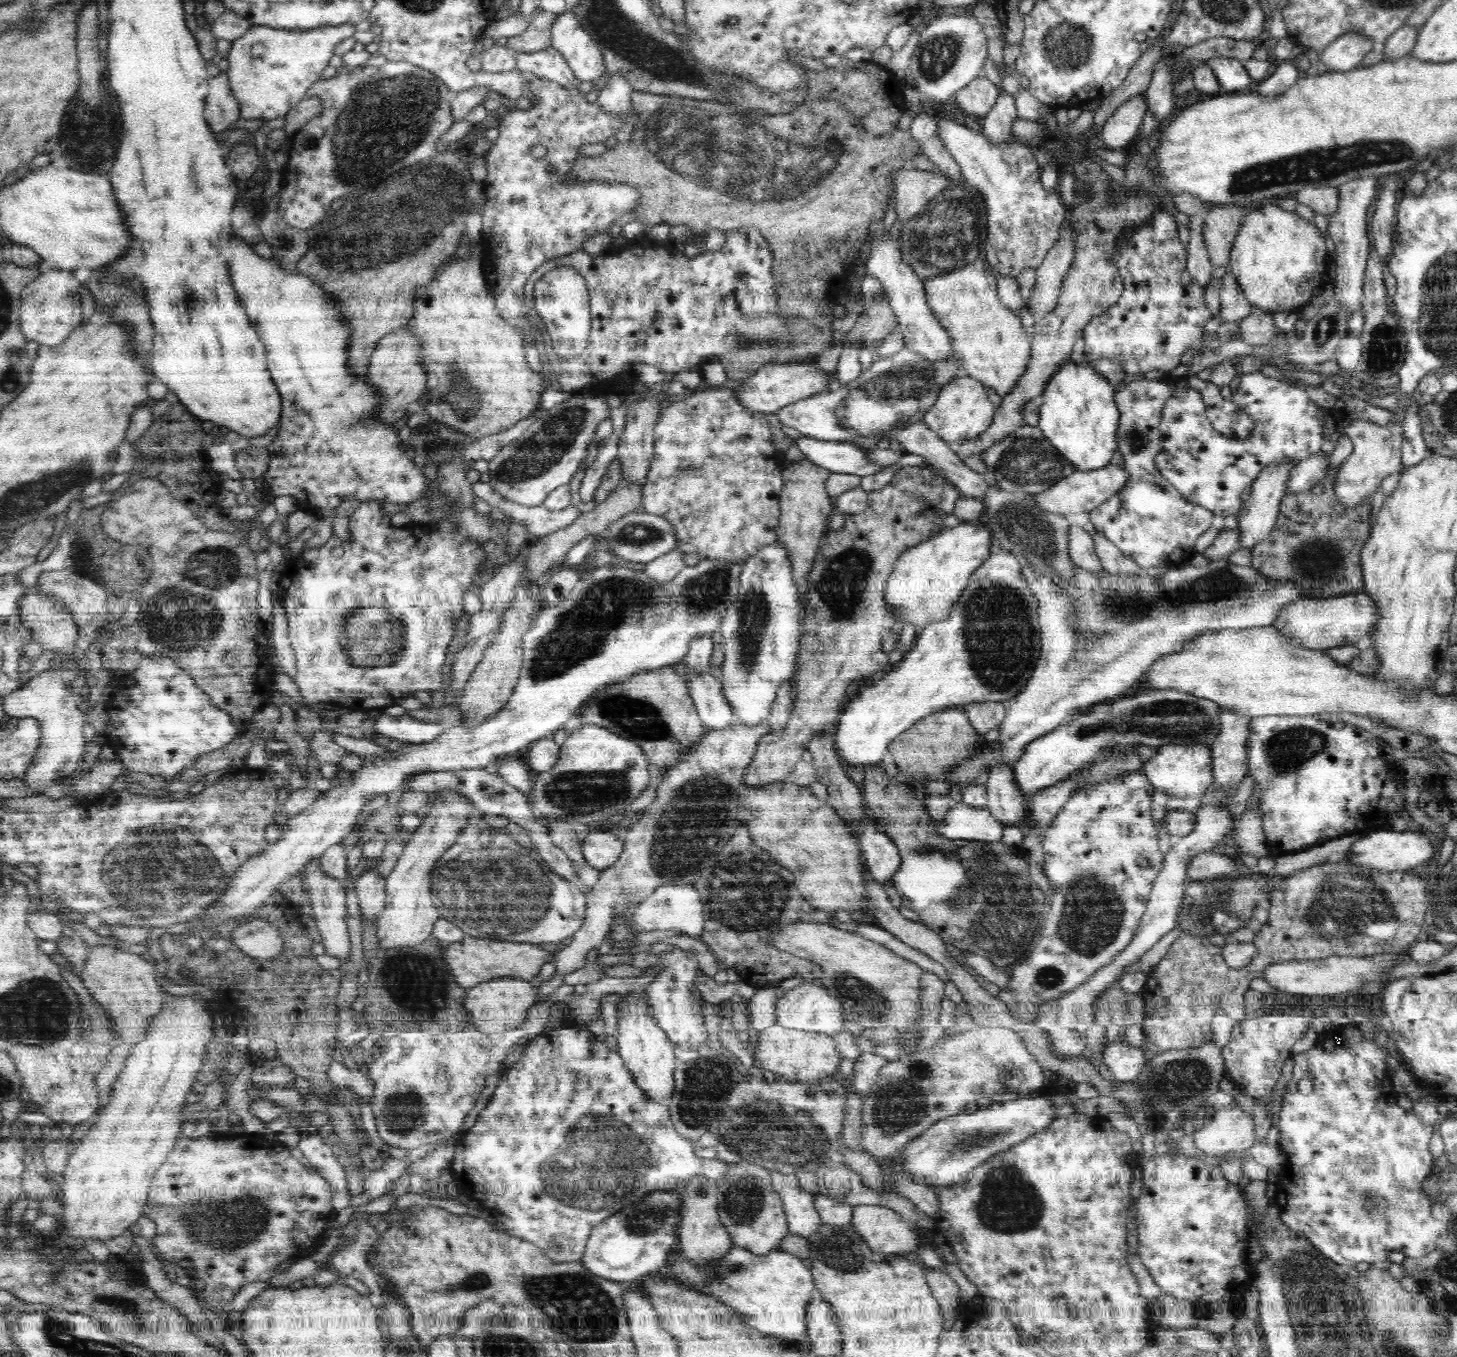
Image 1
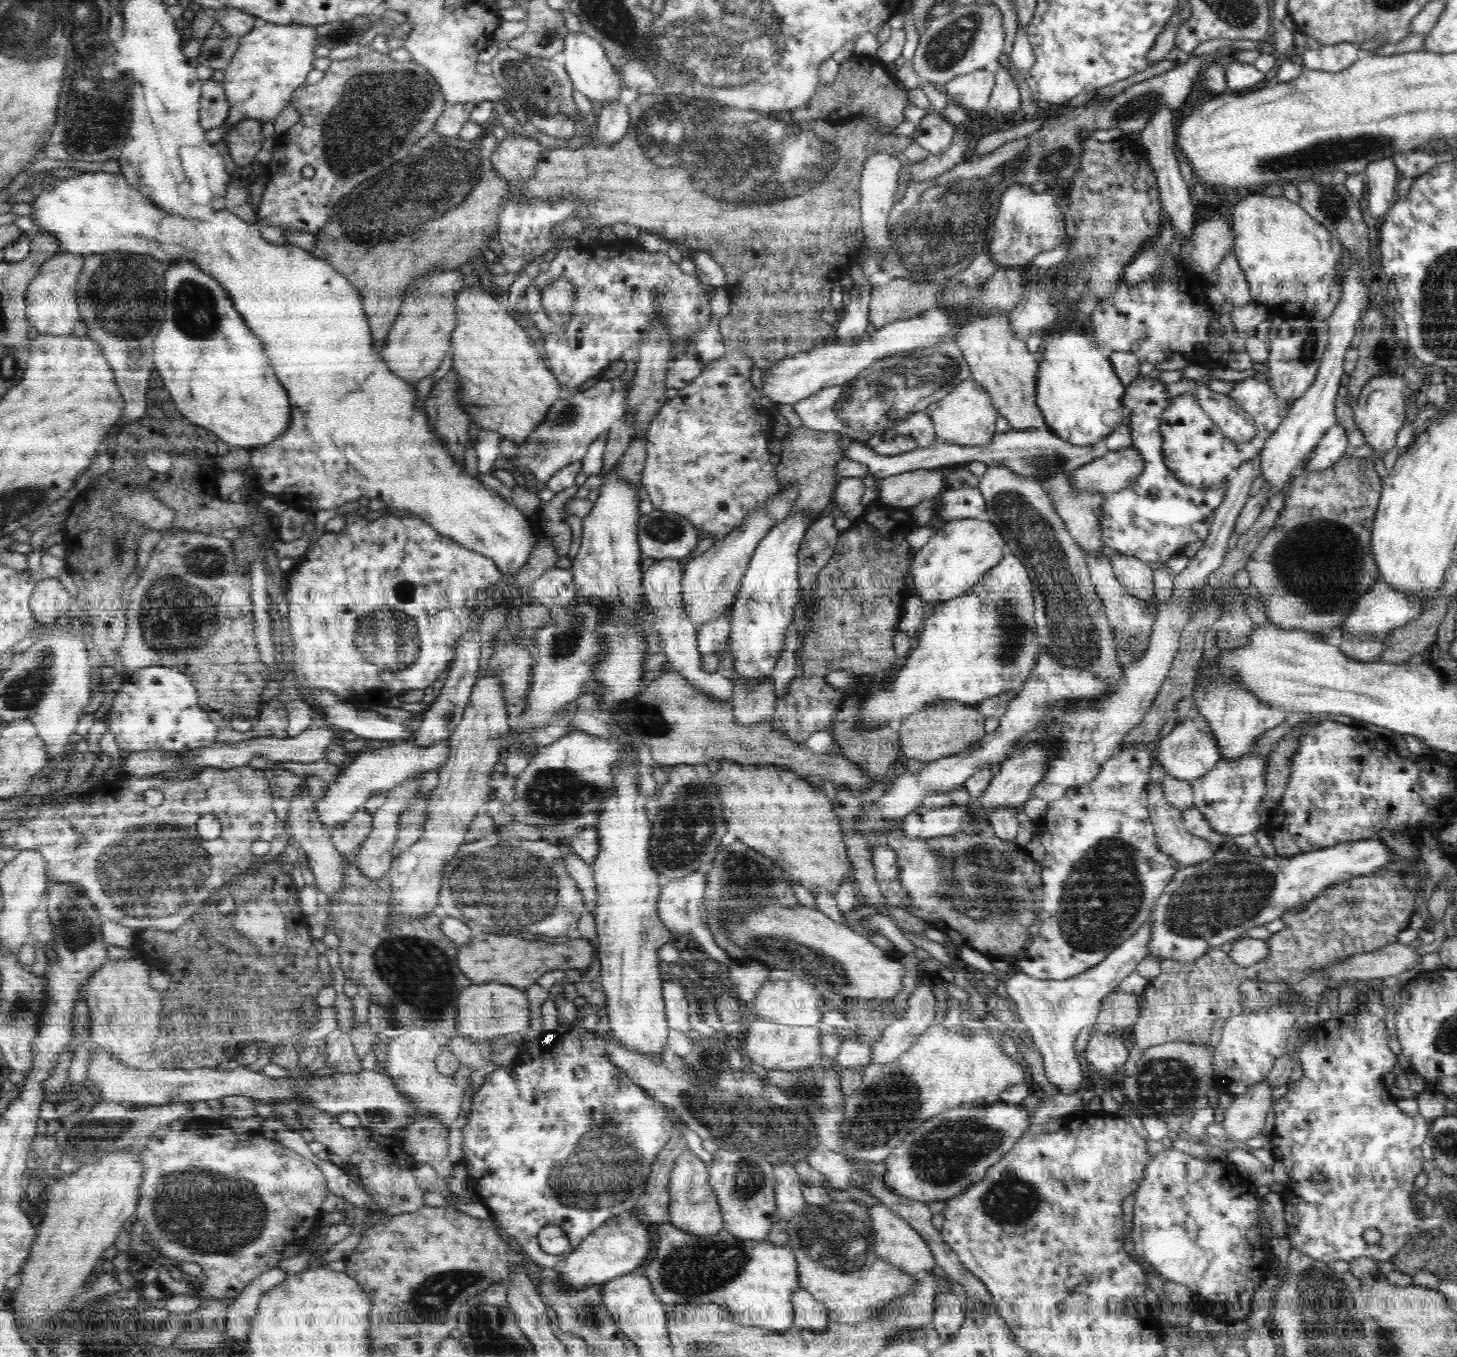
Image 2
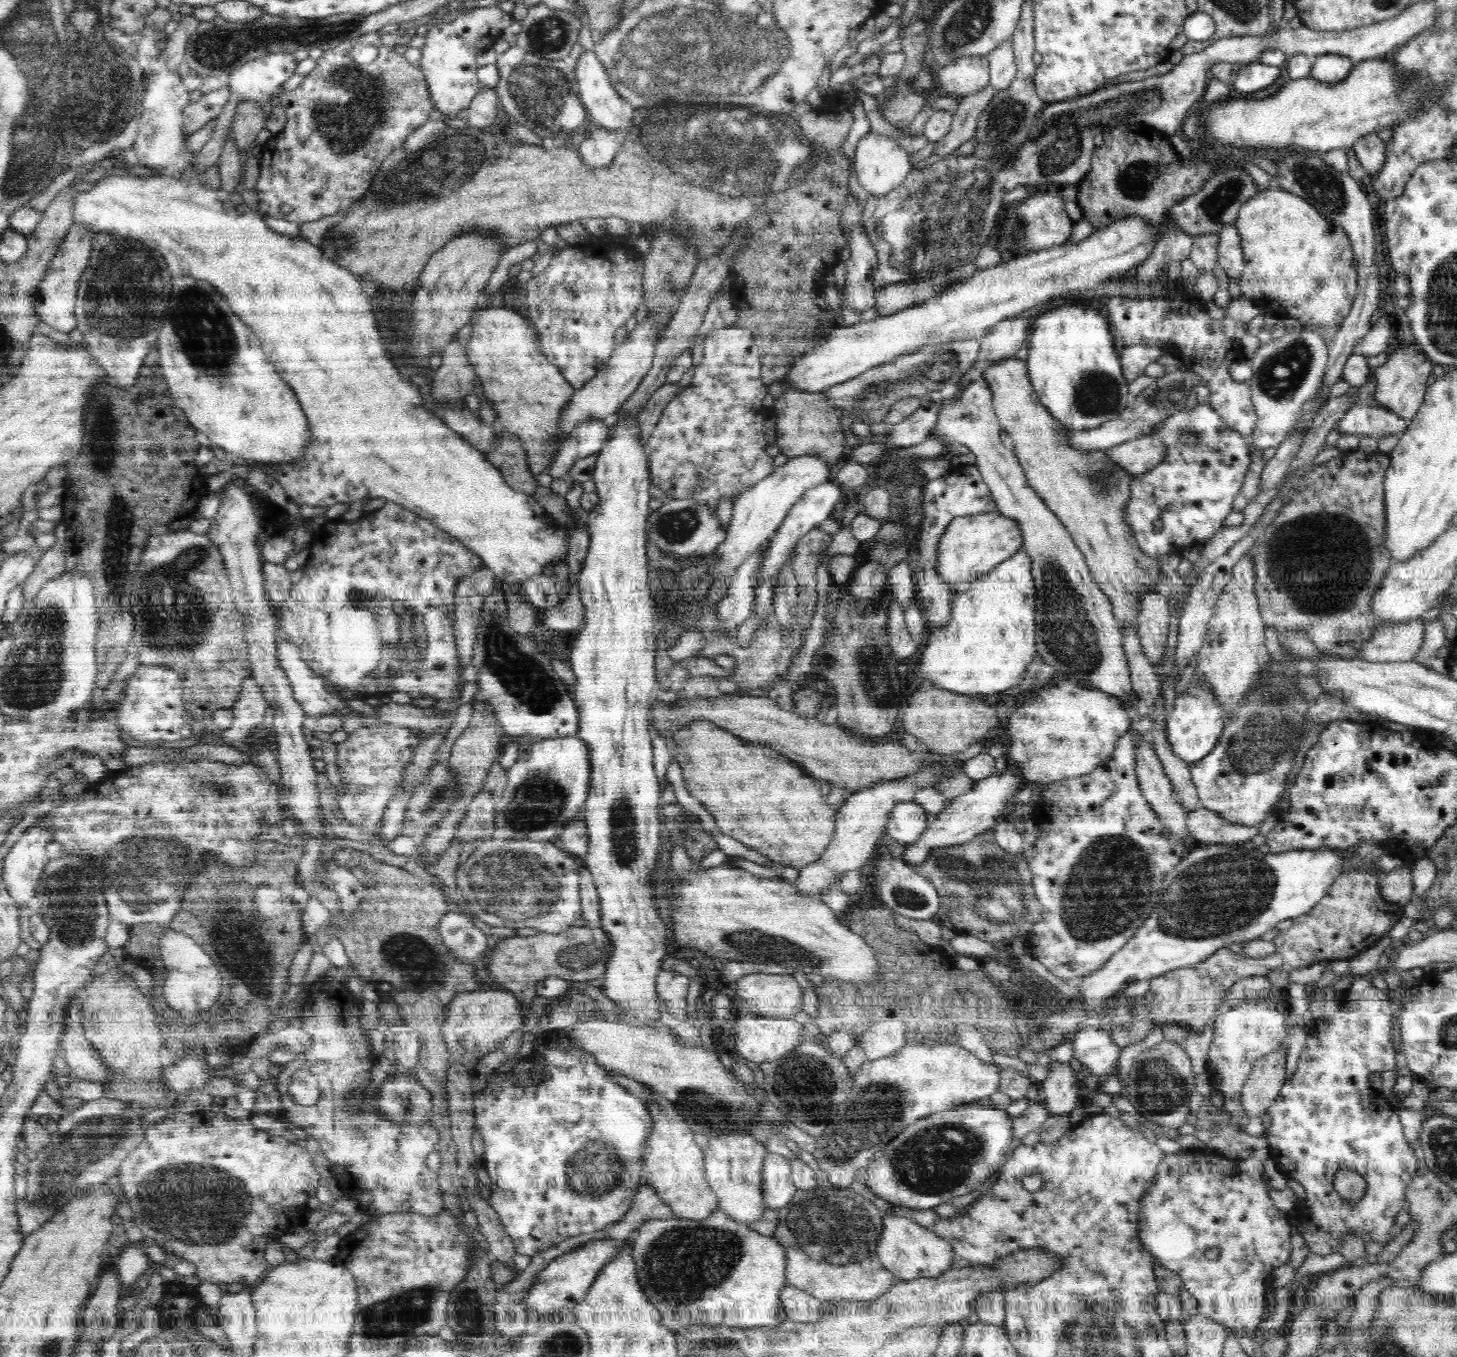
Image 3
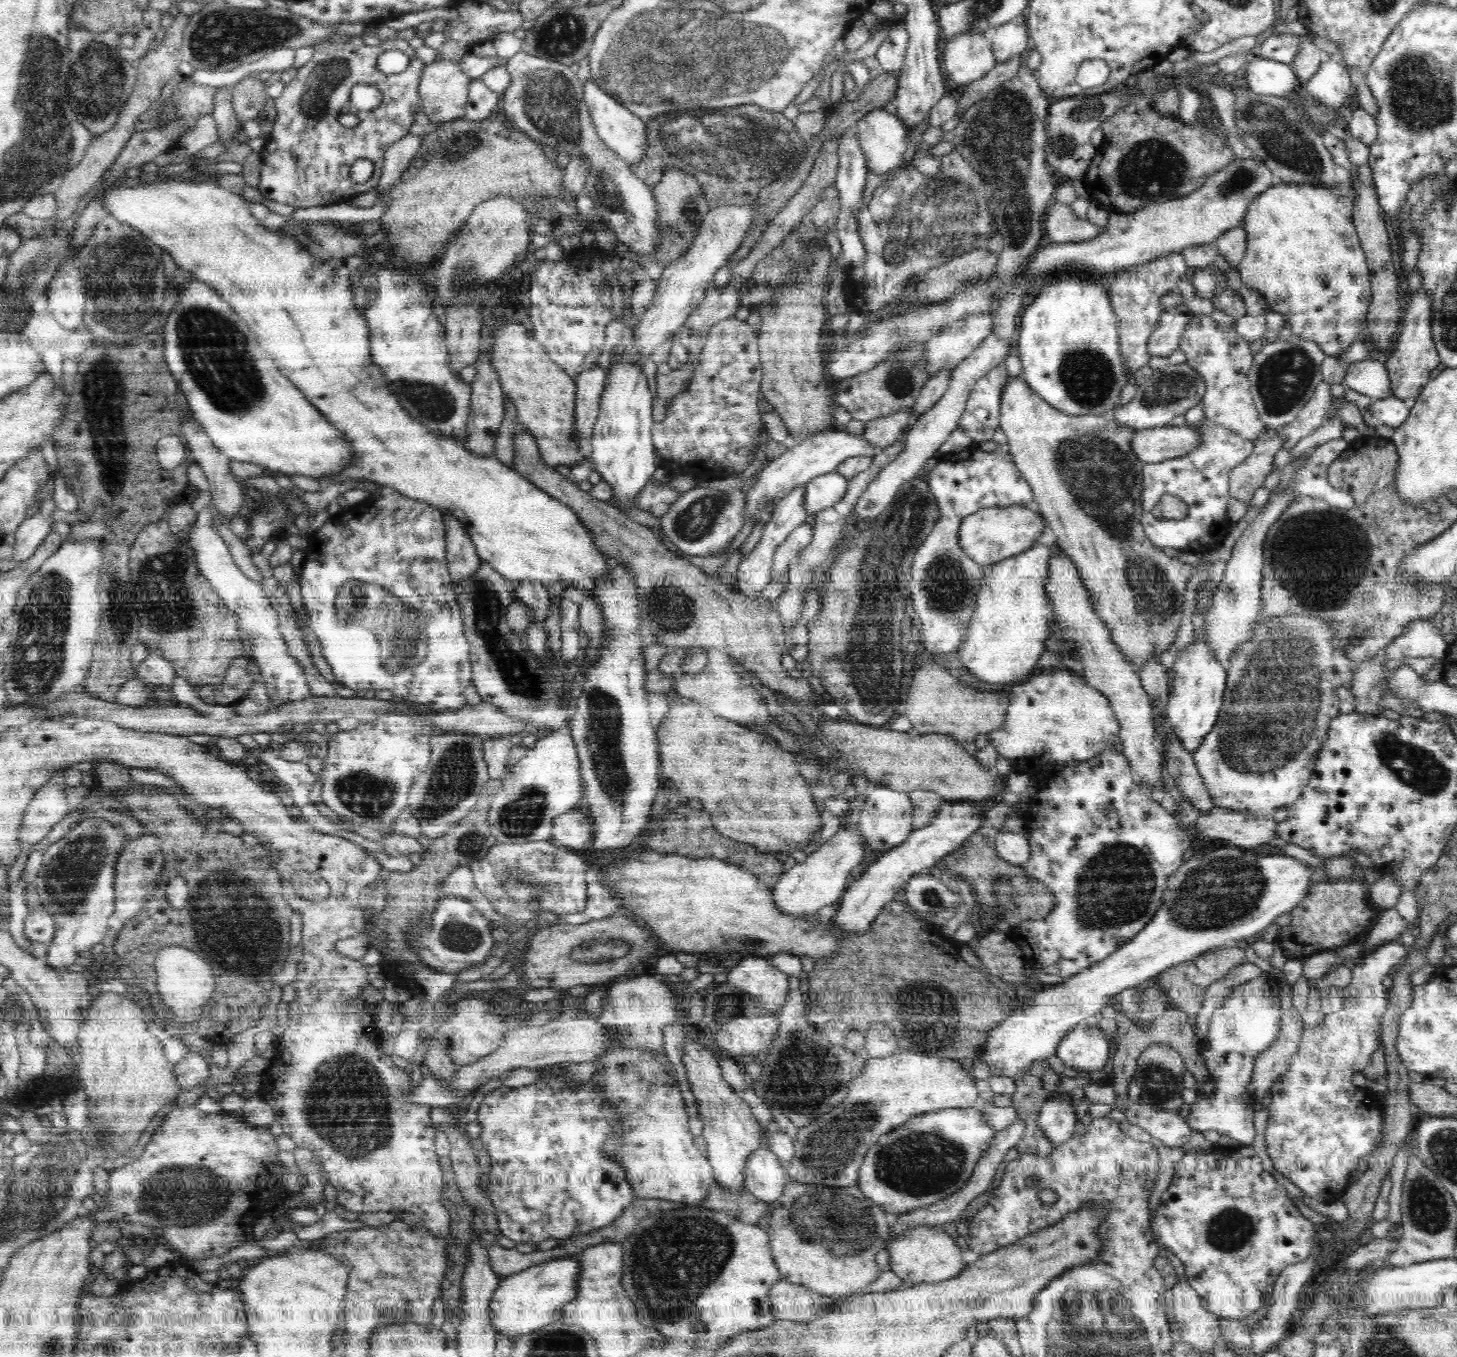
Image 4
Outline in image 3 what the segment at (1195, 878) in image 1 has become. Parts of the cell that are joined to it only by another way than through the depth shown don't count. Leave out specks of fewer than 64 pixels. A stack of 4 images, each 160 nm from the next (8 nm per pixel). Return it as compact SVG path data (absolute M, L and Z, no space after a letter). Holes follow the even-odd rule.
M1138 740L1138 744L1136 744L1136 774L1142 794L1149 802L1152 810L1157 814L1160 822L1163 823L1163 829L1167 830L1170 836L1184 840L1189 850L1197 846L1196 840L1190 835L1190 831L1188 831L1188 827L1186 827L1187 814L1189 812L1182 808L1179 800L1173 797L1171 780L1165 773L1161 760L1156 756L1152 741Z

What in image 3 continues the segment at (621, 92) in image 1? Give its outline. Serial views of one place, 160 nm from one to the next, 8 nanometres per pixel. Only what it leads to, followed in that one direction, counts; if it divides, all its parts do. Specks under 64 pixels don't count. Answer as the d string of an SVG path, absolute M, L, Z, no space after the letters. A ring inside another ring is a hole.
M597 126L594 132L580 143L582 161L591 168L602 168L613 161L618 152L618 144L624 140L624 134Z

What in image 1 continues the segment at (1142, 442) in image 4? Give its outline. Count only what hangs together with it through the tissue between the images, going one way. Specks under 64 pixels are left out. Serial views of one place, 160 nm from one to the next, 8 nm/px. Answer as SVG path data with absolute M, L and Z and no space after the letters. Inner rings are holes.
M1110 464L1104 469L1092 470L1089 472L1077 472L1070 473L1066 478L1060 480L1054 484L1048 490L1034 495L1034 503L1036 507L1040 510L1045 510L1046 512L1052 514L1076 514L1081 512L1090 512L1094 508L1098 507L1100 504L1108 501L1108 498L1116 496L1124 484L1130 480L1129 474L1126 468L1120 468Z

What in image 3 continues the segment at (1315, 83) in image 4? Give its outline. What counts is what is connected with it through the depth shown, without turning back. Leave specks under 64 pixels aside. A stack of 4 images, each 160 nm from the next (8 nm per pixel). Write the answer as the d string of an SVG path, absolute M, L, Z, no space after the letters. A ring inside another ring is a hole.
M1321 54L1314 56L1311 77L1319 82L1336 84L1350 76L1350 70L1355 65L1352 59L1340 54Z

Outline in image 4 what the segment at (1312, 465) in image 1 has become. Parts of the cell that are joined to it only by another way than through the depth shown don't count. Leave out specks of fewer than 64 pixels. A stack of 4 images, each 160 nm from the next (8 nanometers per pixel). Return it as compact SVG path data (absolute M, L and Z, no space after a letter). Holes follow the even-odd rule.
M1395 396L1373 400L1370 408L1368 408L1370 422L1374 426L1385 424L1396 430L1402 423L1406 422L1414 403L1414 400L1408 398L1400 400Z

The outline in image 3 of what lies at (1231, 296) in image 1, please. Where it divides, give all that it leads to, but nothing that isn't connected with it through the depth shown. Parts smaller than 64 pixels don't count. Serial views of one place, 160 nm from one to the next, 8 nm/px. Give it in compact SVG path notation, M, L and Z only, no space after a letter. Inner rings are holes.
M1226 225L1218 236L1217 264L1220 264L1229 279L1238 282L1244 270L1244 255L1238 229L1234 225Z

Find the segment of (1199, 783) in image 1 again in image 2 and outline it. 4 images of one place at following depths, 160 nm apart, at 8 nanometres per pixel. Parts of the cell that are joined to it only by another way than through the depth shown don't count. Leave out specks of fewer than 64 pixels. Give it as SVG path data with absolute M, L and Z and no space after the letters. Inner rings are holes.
M1199 712L1196 716L1184 718L1184 722L1180 722L1167 736L1154 745L1150 755L1152 759L1160 762L1160 766L1172 778L1188 782L1198 780L1204 774L1208 774L1216 766L1216 762L1221 759L1214 733L1211 731L1207 719Z

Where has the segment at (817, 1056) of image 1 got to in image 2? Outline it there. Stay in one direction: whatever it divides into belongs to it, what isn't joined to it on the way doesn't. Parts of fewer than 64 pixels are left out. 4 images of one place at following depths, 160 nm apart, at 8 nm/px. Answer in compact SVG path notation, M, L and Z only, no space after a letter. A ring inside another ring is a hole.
M756 1017L749 1023L749 1031L744 1040L746 1048L742 1051L752 1062L766 1069L798 1072L814 1066L823 1056L822 1028L814 1026L786 1026L773 1023L771 1020Z

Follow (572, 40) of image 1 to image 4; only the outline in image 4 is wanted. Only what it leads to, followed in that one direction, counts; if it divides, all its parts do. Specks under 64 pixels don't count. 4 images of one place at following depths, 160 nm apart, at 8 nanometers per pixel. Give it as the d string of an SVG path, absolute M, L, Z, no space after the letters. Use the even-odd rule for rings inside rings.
M592 78L584 82L583 99L599 137L608 148L616 151L628 164L638 162L644 156L647 145L646 121L628 110L619 100L608 95Z

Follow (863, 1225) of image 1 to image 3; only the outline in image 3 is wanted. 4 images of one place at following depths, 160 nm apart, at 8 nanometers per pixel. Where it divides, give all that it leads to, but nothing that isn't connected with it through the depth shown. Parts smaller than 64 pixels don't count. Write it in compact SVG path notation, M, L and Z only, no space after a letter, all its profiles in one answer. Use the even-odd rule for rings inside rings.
M892 1212L883 1216L883 1231L875 1252L886 1270L889 1270L898 1281L934 1278L953 1268L952 1245L940 1238L931 1228L926 1228Z

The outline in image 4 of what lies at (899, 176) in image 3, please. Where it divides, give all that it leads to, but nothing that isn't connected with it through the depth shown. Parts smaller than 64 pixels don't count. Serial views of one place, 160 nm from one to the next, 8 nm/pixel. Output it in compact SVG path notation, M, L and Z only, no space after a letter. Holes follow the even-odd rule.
M875 107L870 110L862 120L858 120L853 127L856 130L856 138L860 143L860 148L864 153L867 171L876 176L884 176L898 166L906 164L906 144L908 143L907 127L902 120L897 119L897 115L888 113L882 107Z

